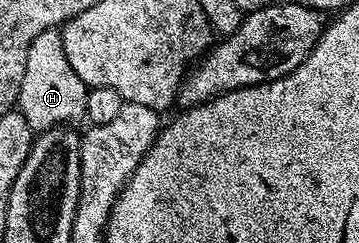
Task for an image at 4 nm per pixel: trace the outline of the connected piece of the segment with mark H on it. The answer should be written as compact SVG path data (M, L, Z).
M49 29L48 31L43 31L41 35L36 35L36 39L32 39L32 47L28 47L28 64L24 67L24 83L20 83L20 95L16 98L16 109L17 112L21 113L22 118L26 120L28 123L28 127L33 129L35 134L43 133L44 131L48 131L49 129L57 129L59 127L66 127L69 126L71 123L78 123L74 121L82 121L83 118L86 116L86 94L88 92L88 87L84 83L84 79L80 79L80 75L76 75L76 71L72 71L72 63L68 63L68 55L64 55L64 39L62 38L61 32L58 29Z

